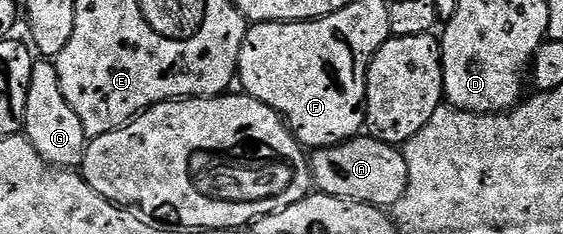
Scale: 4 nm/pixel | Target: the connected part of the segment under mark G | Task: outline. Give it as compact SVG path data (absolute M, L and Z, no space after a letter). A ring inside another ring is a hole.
M35 62L32 69L32 85L28 89L28 113L24 132L30 144L44 157L44 161L55 169L81 168L86 156L88 142L84 133L84 125L80 125L80 117L68 101L64 101L64 93L60 93L60 77L56 73L53 62Z

